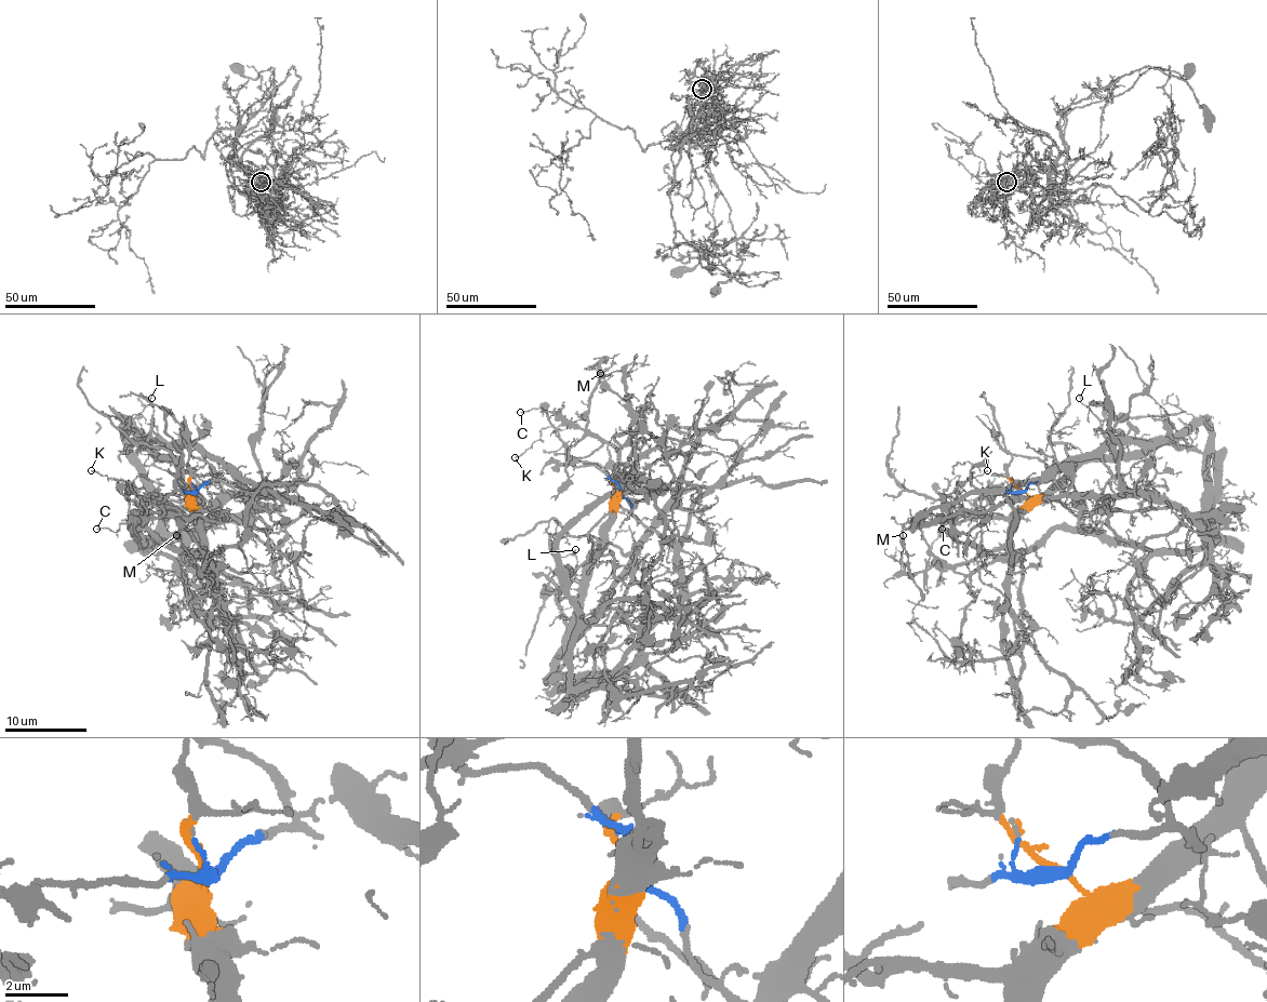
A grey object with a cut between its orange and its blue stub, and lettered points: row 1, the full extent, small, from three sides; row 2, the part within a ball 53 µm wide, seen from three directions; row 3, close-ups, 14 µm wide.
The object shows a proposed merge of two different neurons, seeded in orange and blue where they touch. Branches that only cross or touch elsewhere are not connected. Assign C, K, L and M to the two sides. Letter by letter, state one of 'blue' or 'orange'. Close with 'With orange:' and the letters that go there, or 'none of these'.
C: orange
K: blue
L: orange
M: orange
With orange: C, L, M

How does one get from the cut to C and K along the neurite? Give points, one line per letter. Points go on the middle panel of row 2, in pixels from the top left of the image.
C: (616, 493), (618, 454), (612, 448), (538, 409), (520, 413)
K: (618, 493), (618, 486), (600, 470), (575, 464), (552, 427), (545, 427), (536, 441), (514, 457)

